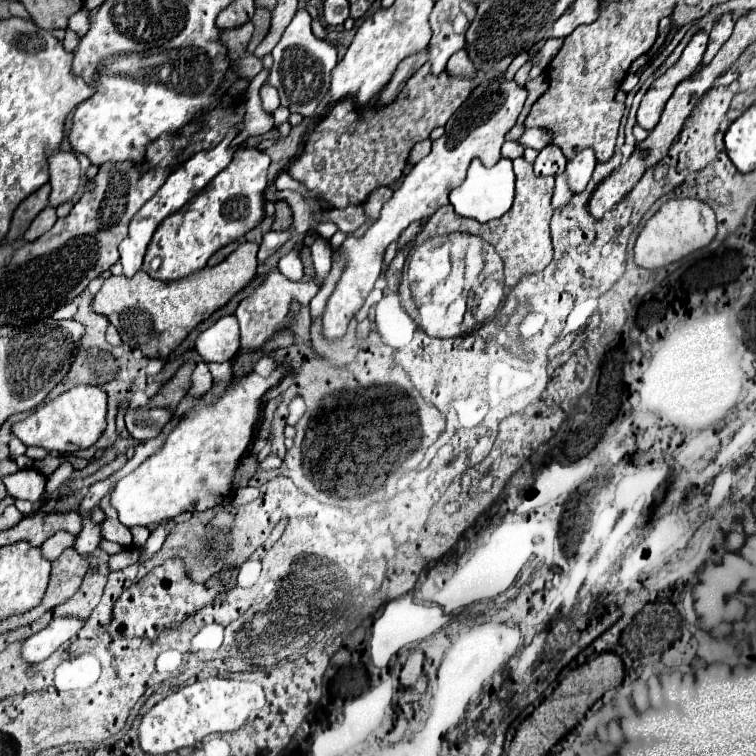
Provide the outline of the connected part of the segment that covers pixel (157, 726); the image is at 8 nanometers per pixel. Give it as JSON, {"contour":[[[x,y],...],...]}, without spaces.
{"contour":[[[214,676],[202,678],[166,696],[140,718],[138,746],[146,754],[168,754],[178,748],[194,746],[208,734],[238,730],[246,722],[246,718],[254,710],[260,710],[264,704],[266,700],[262,686],[256,682],[224,680]]]}

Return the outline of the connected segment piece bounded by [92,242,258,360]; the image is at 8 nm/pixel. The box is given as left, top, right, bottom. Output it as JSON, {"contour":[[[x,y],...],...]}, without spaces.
{"contour":[[[242,242],[224,262],[214,268],[204,268],[180,280],[160,282],[140,270],[134,278],[110,276],[100,292],[94,296],[92,308],[98,314],[108,316],[110,324],[122,336],[122,342],[140,350],[146,358],[166,360],[172,350],[210,314],[222,308],[234,294],[248,286],[256,274],[258,244]]]}

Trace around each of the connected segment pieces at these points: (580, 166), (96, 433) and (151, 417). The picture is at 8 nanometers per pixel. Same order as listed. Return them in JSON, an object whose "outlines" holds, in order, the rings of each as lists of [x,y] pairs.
{"outlines":[[[[590,148],[578,152],[568,164],[566,164],[566,182],[570,184],[570,190],[572,194],[578,194],[586,188],[586,184],[590,182],[590,176],[594,172],[594,166],[596,166],[596,158],[594,158],[594,152]]],[[[74,386],[58,398],[40,404],[22,422],[12,424],[12,434],[26,446],[40,446],[48,452],[74,452],[92,446],[106,428],[106,392],[98,386]]],[[[150,408],[148,412],[128,412],[126,420],[128,420],[128,432],[134,440],[142,442],[142,440],[150,440],[154,438],[162,426],[172,418],[172,414],[164,408]]]]}

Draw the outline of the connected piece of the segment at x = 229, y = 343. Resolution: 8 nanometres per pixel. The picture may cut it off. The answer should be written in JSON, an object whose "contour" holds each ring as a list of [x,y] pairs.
{"contour":[[[222,316],[210,328],[200,332],[196,340],[196,352],[204,362],[226,362],[238,352],[240,332],[236,316]]]}

